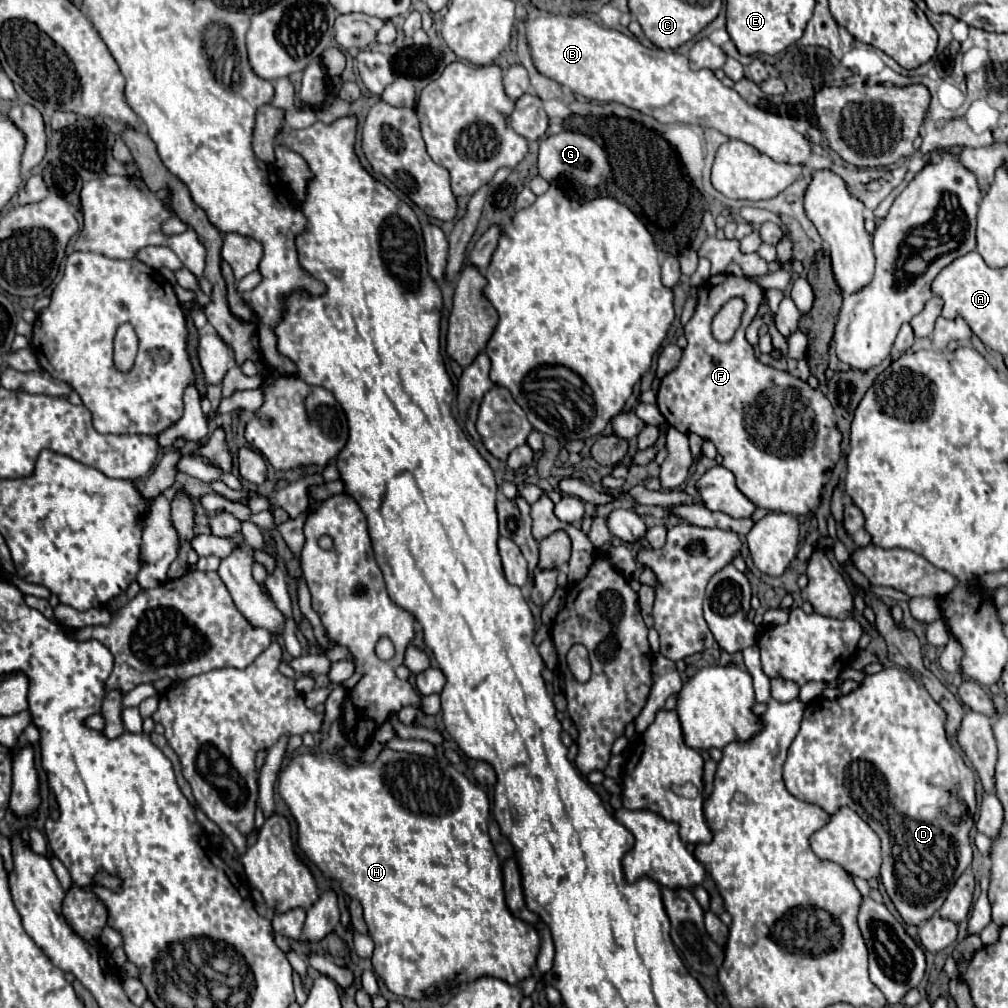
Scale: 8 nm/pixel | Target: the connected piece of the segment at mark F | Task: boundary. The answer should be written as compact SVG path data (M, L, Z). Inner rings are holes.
M719 273L703 281L697 289L695 315L685 325L687 347L677 369L673 369L669 375L661 379L657 403L671 427L685 435L695 433L704 440L713 442L718 454L723 457L722 465L737 477L739 491L757 507L791 515L807 515L819 507L821 491L831 479L831 471L841 457L843 435L833 419L833 407L821 389L811 389L807 381L793 377L787 371L775 369L771 365L763 365L755 357L751 343L745 339L745 329L753 321L761 299L763 287L753 285L745 277ZM735 295L743 295L747 303L743 323L737 329L733 341L717 343L709 333L709 321L719 311L719 307Z

